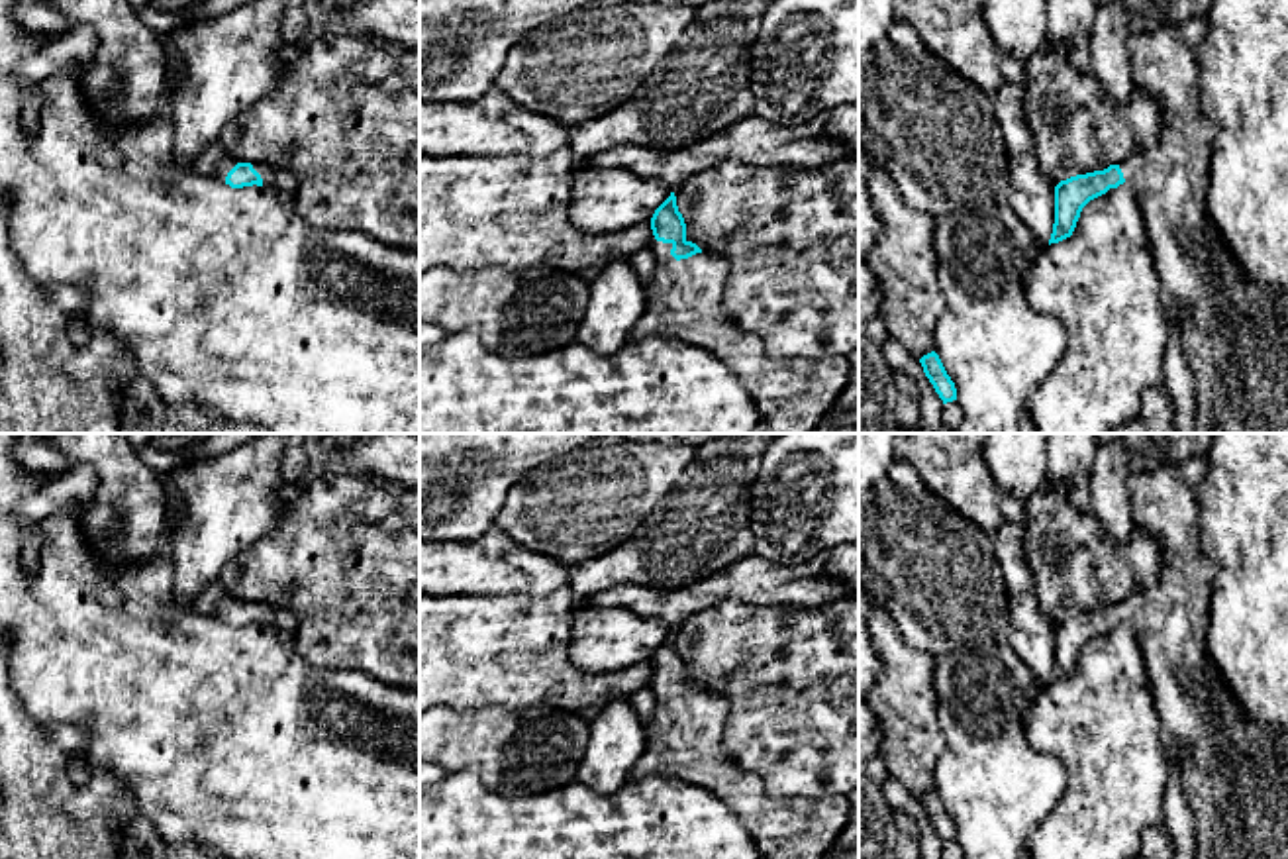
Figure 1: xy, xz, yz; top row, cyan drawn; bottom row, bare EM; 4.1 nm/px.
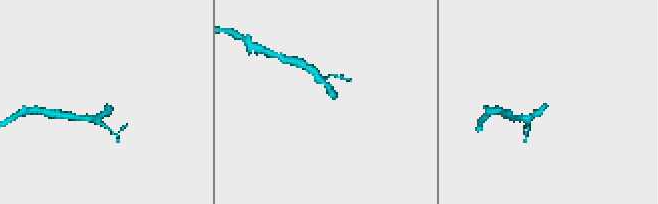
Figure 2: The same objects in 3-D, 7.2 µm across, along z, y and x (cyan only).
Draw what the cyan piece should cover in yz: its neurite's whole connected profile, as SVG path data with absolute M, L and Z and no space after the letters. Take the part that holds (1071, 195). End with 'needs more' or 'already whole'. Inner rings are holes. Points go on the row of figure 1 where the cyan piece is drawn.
M1206 18L1182 24L1164 20L1151 33L1129 35L1131 76L1163 110L1163 129L1149 161L1137 157L1104 171L1076 175L1055 186L1055 224L1049 239L1072 235L1082 208L1127 182L1133 186L1153 243L1161 277L1161 304L1180 328L1186 363L1194 377L1194 433L1280 433L1288 426L1288 294L1251 282L1225 251L1208 212L1210 157L1219 137L1202 112L1196 51L1208 33Z; needs more

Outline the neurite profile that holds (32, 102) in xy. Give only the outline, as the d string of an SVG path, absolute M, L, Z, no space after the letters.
M29 86L27 96L24 100L24 122L29 131L33 131L37 126L39 108L41 108L41 94L33 86Z

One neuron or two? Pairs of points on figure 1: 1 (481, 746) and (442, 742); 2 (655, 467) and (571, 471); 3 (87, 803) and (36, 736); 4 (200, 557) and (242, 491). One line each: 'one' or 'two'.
1: one
2: one
3: one
4: one

